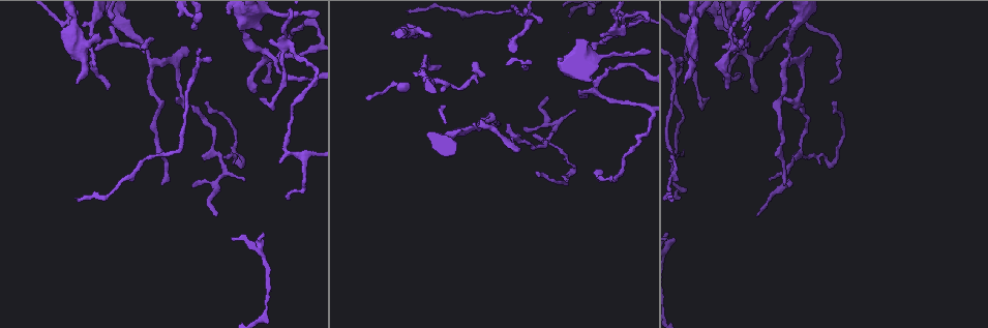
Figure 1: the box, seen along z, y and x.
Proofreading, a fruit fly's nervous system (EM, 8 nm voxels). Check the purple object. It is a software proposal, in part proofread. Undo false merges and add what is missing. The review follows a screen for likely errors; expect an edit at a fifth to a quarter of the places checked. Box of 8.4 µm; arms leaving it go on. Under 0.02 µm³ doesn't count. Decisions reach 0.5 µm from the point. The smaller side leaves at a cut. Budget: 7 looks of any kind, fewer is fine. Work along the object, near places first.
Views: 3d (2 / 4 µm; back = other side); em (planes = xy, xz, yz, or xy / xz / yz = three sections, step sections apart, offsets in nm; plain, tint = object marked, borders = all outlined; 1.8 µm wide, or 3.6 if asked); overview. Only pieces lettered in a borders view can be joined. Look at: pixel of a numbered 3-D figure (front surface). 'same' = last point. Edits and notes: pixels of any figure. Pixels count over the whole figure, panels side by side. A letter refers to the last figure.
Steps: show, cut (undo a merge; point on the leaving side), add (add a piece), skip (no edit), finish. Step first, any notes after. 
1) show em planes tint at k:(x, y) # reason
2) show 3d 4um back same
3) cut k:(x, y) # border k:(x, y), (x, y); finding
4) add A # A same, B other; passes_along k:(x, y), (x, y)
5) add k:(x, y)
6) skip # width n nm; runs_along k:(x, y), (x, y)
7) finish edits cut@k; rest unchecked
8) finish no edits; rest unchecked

show 3d 2um at 1:(186, 46) # branch stops here

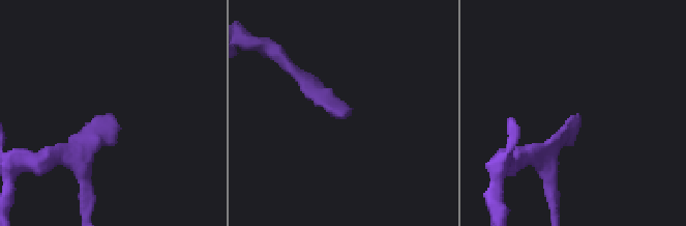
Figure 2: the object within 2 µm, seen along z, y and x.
show em planes tint at 2:(343, 118)

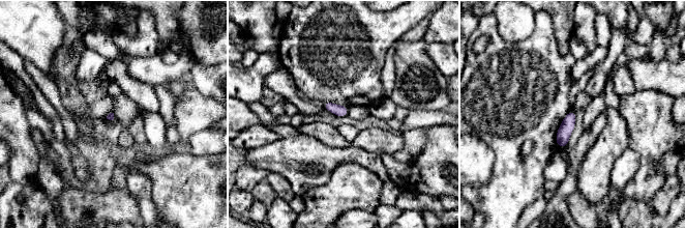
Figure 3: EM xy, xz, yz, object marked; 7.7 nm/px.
show em planes borders same

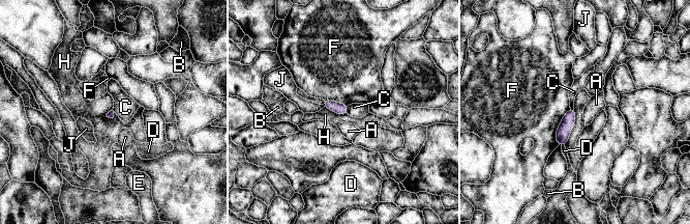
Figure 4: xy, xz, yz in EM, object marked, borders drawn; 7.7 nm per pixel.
skip # A other, B other, C other, D other, E other, F other, H other, J other; border 4:(574, 108), (575, 123), (565, 146); no lettered piece goes on from it

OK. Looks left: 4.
show em xy step 4 tint at 1:(493, 124) # end of a long branch

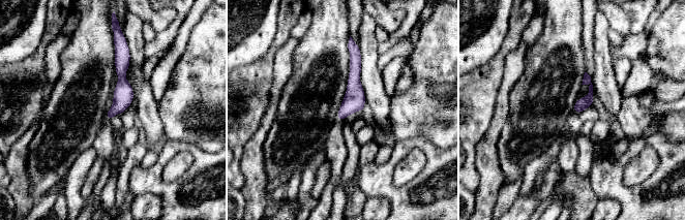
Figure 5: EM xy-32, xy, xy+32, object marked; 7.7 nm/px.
show em xy step 4 borders same

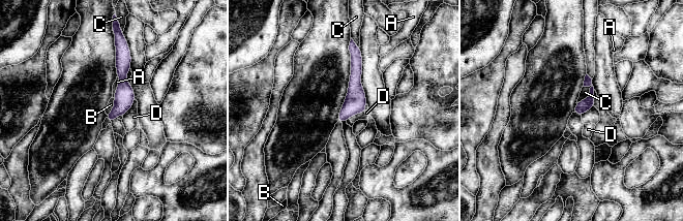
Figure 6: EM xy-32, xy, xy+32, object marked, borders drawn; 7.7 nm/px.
skip # width 100 nm; A other, B other, C other, D other; border 6:(114, 98), (114, 106), (107, 115); none of them fits

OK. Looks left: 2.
finish no edits; rest unchecked

